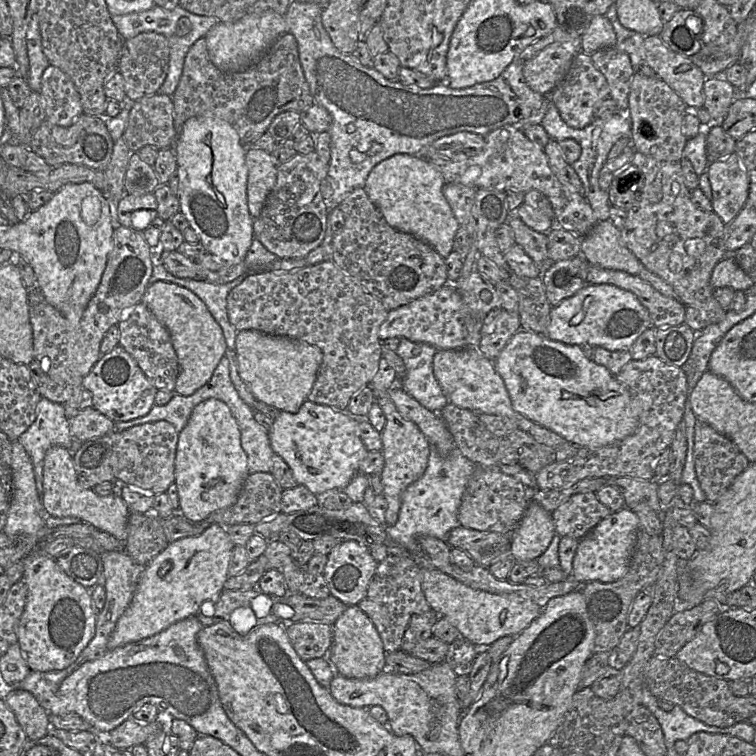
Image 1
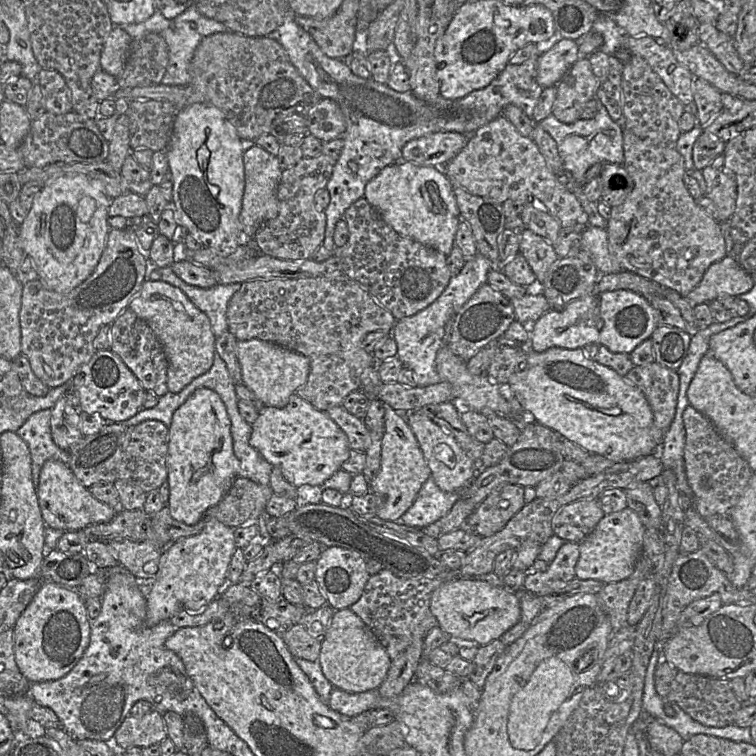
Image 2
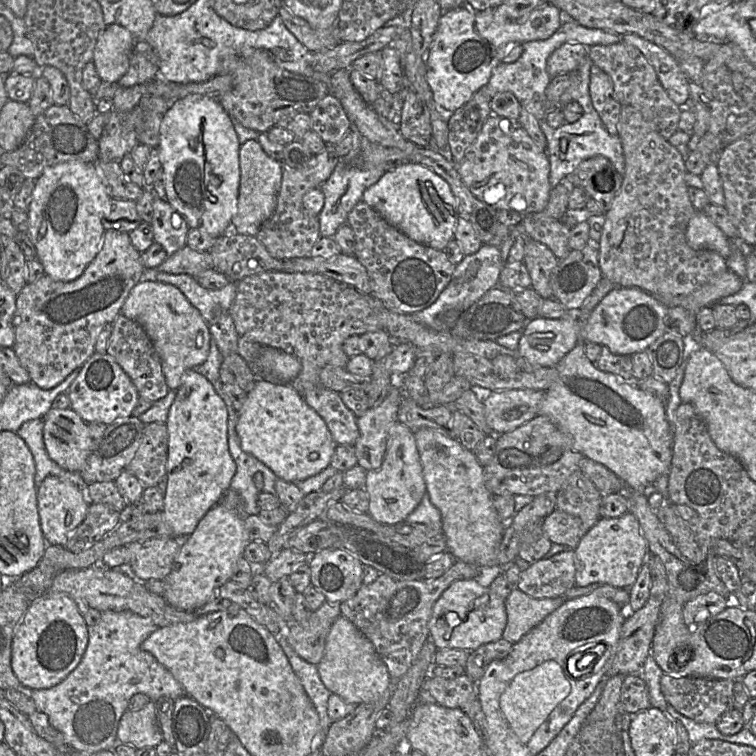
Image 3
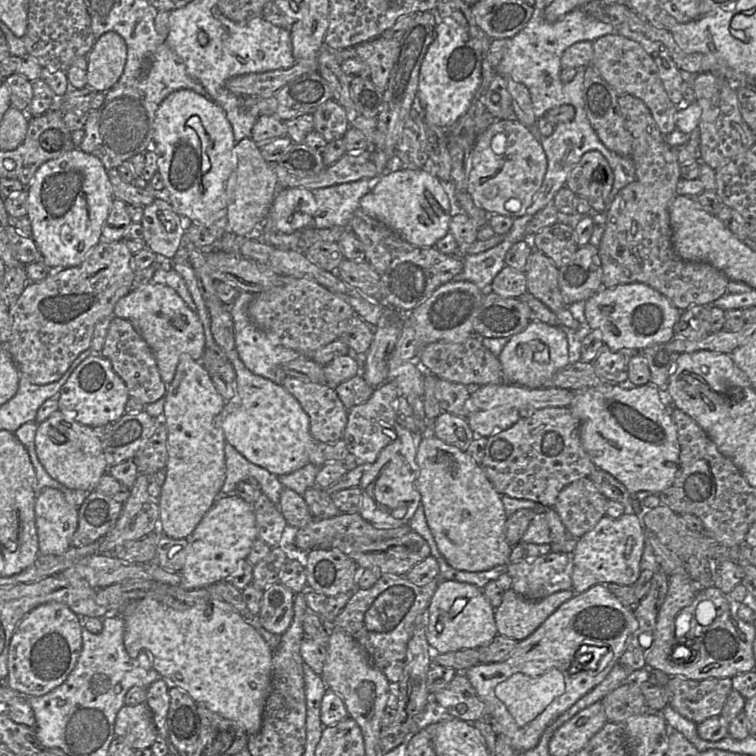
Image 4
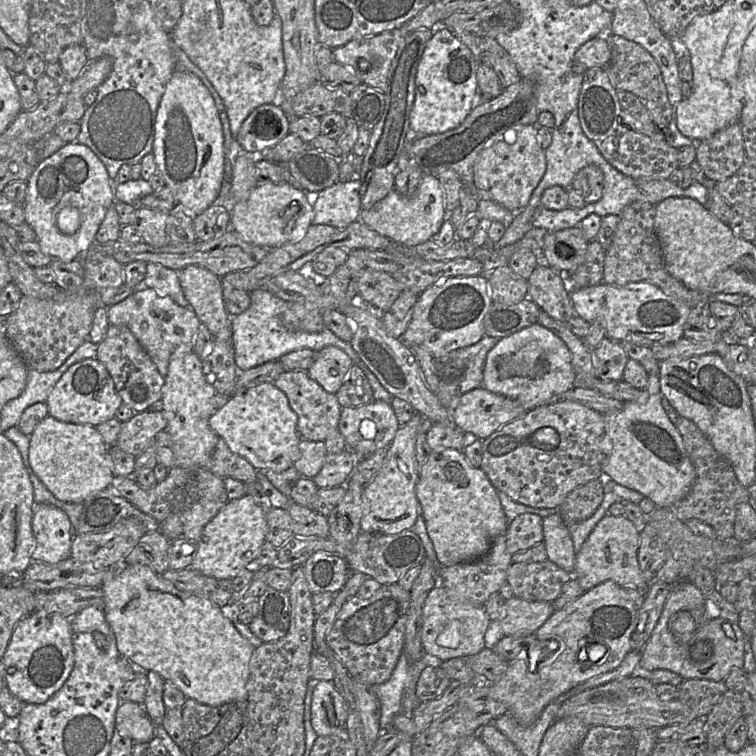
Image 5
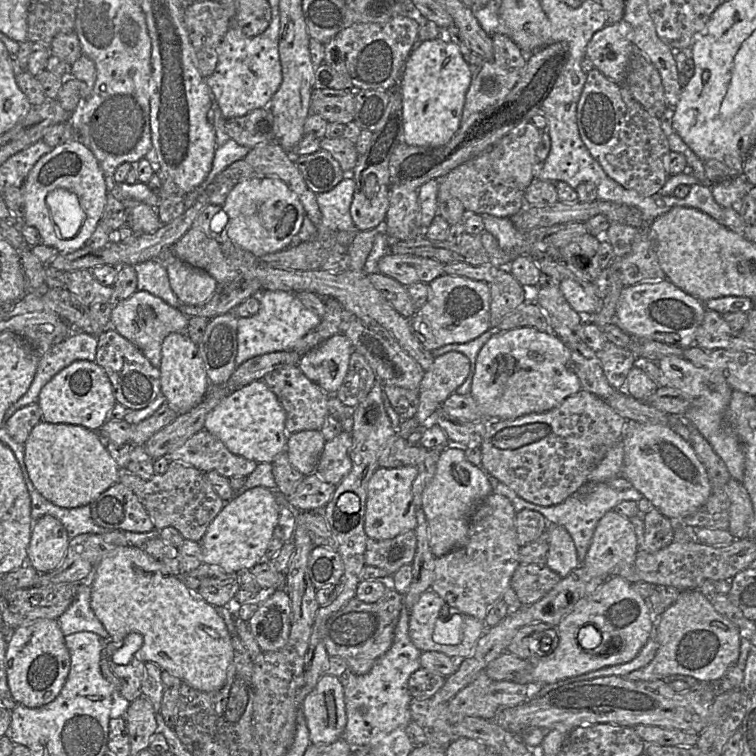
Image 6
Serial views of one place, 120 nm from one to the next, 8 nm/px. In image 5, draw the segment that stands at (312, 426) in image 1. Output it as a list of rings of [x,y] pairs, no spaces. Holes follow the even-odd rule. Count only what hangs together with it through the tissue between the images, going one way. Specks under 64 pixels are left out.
[[[187,266],[178,272],[180,286],[190,308],[204,324],[214,339],[232,341],[231,316],[228,314],[222,293],[221,277],[198,266]],[[271,382],[238,389],[228,402],[209,418],[210,428],[226,442],[233,453],[244,457],[257,470],[274,472],[287,470],[299,458],[301,436],[297,429],[297,423],[298,416],[290,407],[287,396]]]

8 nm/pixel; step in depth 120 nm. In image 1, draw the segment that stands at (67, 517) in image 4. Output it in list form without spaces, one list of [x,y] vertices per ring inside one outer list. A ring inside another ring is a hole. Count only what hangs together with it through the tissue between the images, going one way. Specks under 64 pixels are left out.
[[[53,446],[47,450],[43,463],[43,493],[41,504],[46,516],[64,518],[74,517],[106,532],[117,540],[125,542],[128,536],[128,517],[130,511],[118,492],[102,497],[93,489],[80,485],[75,472],[73,453],[64,447]]]

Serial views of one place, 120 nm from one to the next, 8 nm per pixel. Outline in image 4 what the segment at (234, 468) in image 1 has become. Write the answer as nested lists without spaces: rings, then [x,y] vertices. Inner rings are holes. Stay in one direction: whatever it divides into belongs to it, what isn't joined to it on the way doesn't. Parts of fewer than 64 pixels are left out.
[[[181,355],[175,376],[167,386],[161,419],[168,432],[168,460],[166,479],[157,499],[160,509],[158,531],[169,538],[188,539],[213,507],[224,485],[226,439],[215,419],[225,403],[205,367],[189,355]]]

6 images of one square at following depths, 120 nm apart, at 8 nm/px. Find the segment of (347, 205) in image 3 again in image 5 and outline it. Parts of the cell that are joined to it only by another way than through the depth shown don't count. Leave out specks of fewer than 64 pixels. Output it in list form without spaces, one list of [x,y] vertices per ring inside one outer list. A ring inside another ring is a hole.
[[[357,174],[350,180],[338,181],[318,193],[307,193],[307,199],[314,210],[312,224],[345,229],[359,220],[360,188],[361,182]]]

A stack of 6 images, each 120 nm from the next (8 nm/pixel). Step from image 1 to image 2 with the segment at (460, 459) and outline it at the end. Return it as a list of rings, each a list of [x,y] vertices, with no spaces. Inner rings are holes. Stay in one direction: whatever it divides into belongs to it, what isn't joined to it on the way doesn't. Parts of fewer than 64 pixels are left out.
[[[432,476],[422,485],[411,507],[397,521],[423,528],[444,517],[461,497],[461,491],[442,491]]]

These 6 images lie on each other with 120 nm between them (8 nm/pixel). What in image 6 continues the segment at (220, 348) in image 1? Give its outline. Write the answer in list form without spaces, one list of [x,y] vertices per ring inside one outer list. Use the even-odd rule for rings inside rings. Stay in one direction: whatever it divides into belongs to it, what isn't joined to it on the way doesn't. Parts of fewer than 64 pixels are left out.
[[[137,291],[128,299],[115,302],[110,327],[135,345],[157,369],[161,366],[162,343],[172,333],[187,334],[189,317],[158,297],[145,291]]]

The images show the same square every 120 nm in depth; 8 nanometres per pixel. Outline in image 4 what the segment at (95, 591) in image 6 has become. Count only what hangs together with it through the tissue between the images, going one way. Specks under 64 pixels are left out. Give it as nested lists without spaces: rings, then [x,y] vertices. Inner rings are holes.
[[[145,597],[126,604],[120,615],[125,622],[124,646],[131,658],[137,659],[141,652],[150,651],[153,655],[152,669],[170,688],[182,689],[198,705],[236,721],[248,735],[260,731],[265,702],[271,689],[273,649],[233,605],[223,600],[213,600],[197,603],[185,610],[176,610],[151,597]]]

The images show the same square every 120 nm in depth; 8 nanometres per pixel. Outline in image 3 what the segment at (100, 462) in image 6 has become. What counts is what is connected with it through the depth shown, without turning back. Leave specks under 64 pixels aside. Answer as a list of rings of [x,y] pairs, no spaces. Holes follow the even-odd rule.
[[[52,408],[43,421],[43,439],[50,459],[64,470],[80,472],[94,444],[89,424],[71,408]]]

